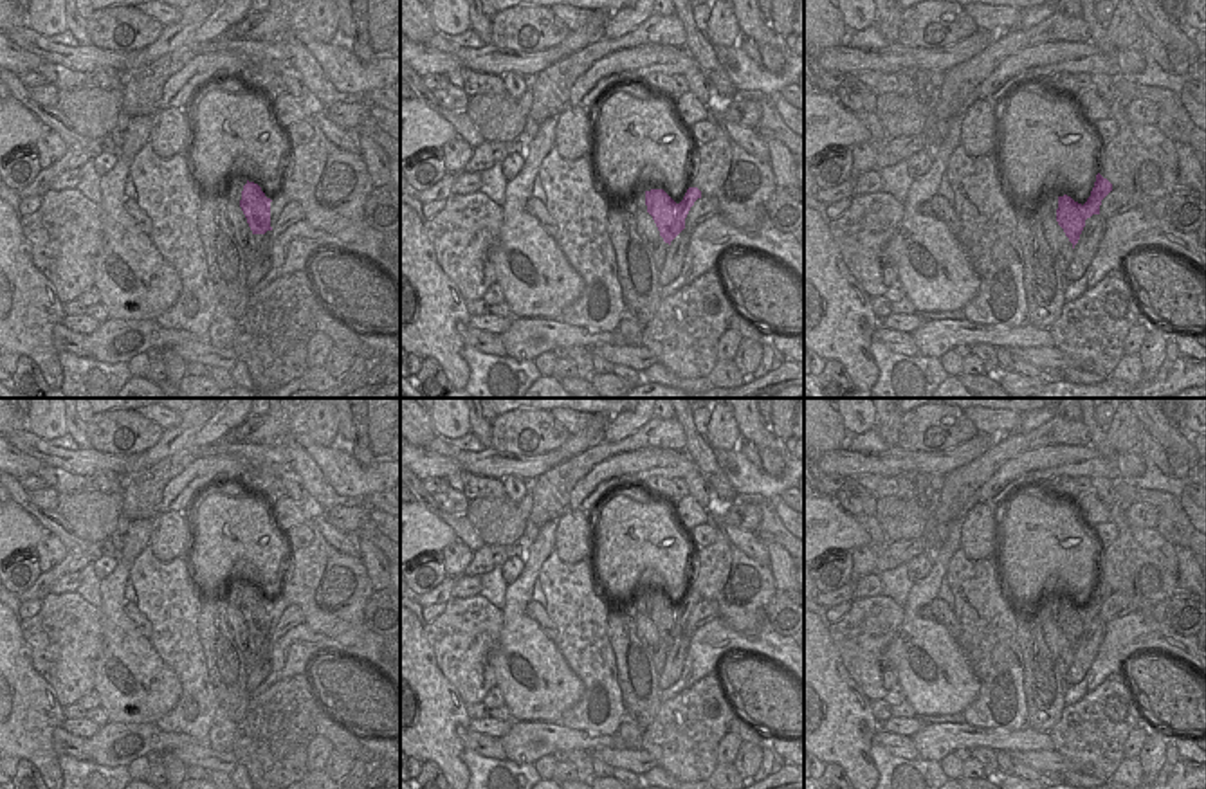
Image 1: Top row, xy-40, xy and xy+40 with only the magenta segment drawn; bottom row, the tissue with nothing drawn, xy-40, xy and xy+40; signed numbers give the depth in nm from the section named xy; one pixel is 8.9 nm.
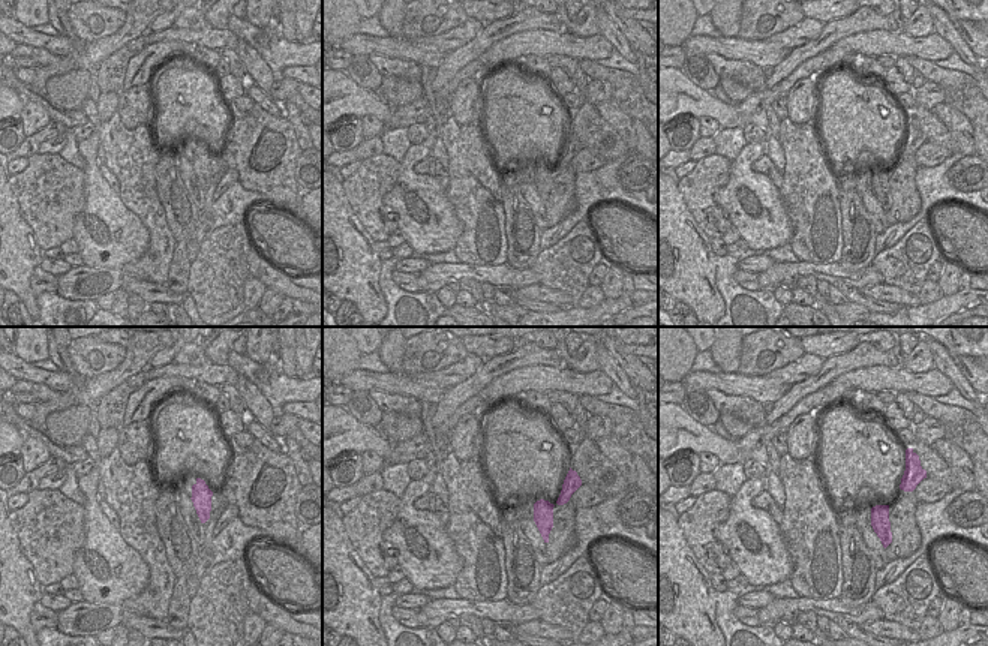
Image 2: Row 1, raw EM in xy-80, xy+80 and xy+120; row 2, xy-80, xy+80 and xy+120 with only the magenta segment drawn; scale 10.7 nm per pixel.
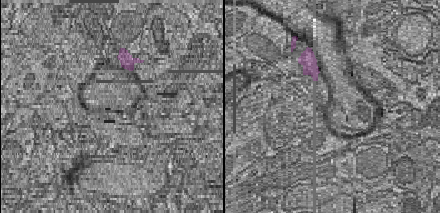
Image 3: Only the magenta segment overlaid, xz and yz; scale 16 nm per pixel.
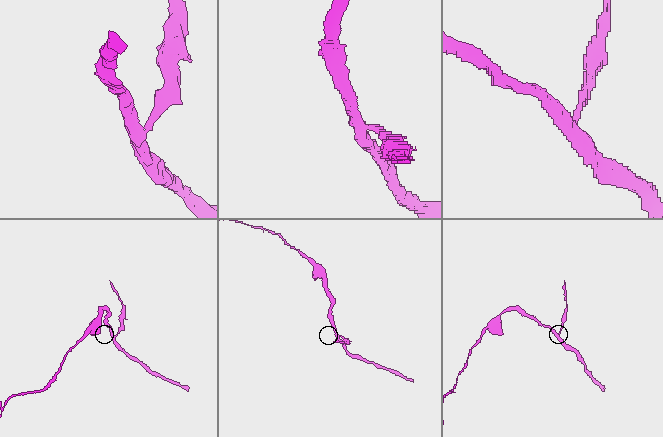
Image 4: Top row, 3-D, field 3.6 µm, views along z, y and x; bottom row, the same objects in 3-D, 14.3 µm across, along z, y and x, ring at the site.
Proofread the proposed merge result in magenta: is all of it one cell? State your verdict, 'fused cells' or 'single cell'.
fused cells

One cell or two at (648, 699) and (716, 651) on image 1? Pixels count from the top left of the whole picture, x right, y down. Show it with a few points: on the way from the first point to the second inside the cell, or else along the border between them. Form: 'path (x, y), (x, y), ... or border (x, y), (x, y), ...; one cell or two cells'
border (662, 690), (660, 701); two cells

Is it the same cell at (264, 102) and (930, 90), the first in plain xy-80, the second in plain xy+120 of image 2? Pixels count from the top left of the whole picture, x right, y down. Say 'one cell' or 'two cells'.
two cells

